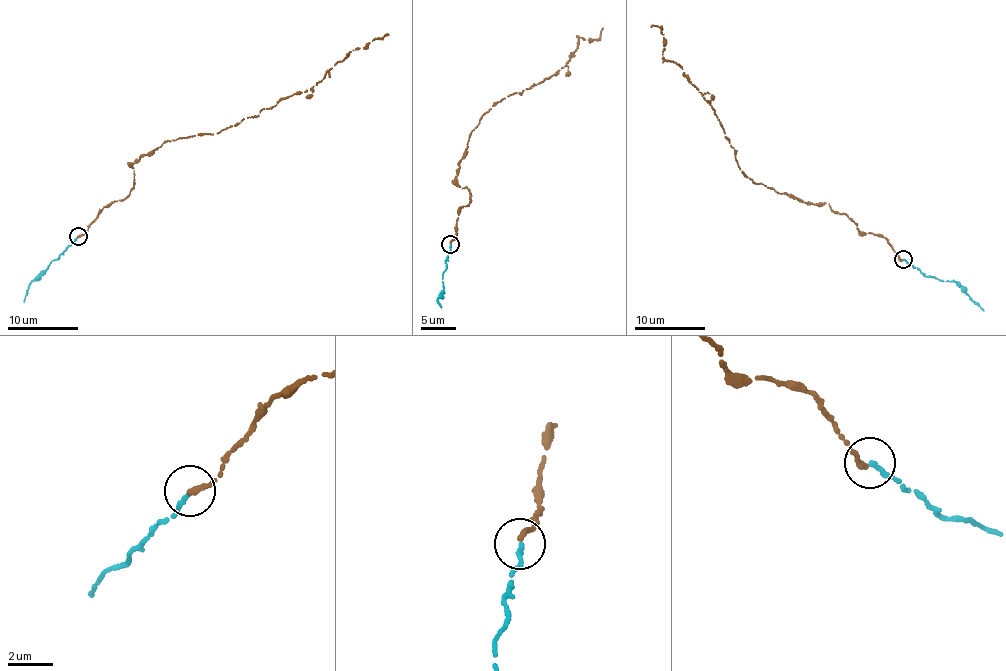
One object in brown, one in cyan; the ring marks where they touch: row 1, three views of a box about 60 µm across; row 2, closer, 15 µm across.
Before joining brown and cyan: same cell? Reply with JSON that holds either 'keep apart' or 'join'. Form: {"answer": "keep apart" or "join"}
{"answer": "keep apart"}

